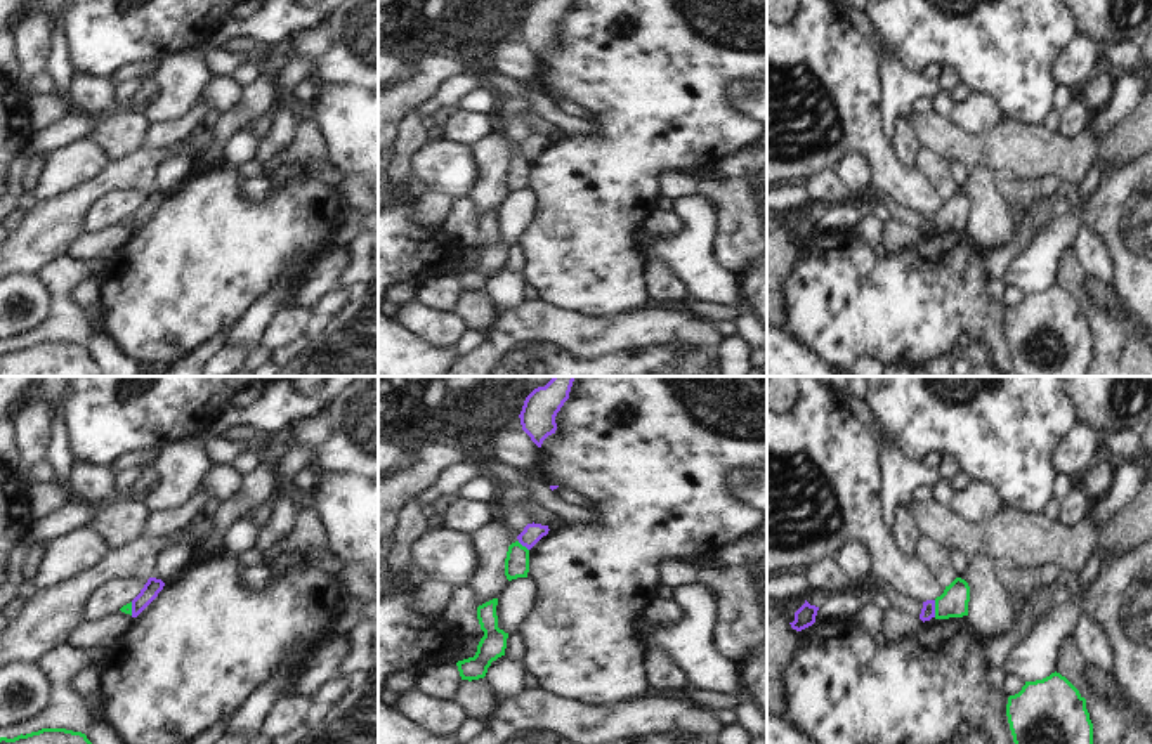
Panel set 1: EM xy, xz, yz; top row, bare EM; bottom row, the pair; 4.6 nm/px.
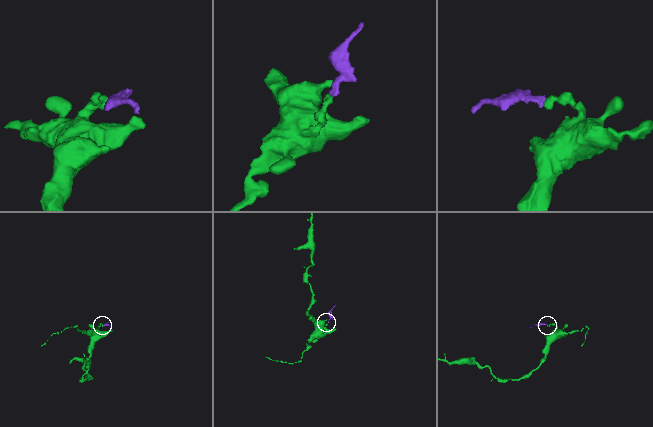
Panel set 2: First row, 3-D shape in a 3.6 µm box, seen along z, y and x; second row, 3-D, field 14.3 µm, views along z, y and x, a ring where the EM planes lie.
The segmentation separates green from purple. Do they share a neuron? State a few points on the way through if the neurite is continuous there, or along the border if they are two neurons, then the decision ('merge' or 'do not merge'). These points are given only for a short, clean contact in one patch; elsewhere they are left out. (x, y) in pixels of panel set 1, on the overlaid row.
along yz (934, 600), (936, 616) | do not merge

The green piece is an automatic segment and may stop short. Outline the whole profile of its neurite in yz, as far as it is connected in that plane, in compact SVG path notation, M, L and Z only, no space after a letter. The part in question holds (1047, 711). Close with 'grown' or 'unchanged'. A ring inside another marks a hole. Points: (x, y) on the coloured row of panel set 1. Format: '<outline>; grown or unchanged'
M1057 671L1010 695L1006 716L1015 744L1093 744L1086 699Z; unchanged

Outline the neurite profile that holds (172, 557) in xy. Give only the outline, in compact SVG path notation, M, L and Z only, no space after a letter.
M167 536L165 543L154 555L149 576L161 581L172 579L189 565L191 548L191 543L182 538L172 541L170 536Z

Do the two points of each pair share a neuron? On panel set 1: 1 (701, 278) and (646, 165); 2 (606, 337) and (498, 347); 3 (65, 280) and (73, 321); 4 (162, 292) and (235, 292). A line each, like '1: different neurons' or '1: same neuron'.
1: different neurons
2: same neuron
3: same neuron
4: same neuron

